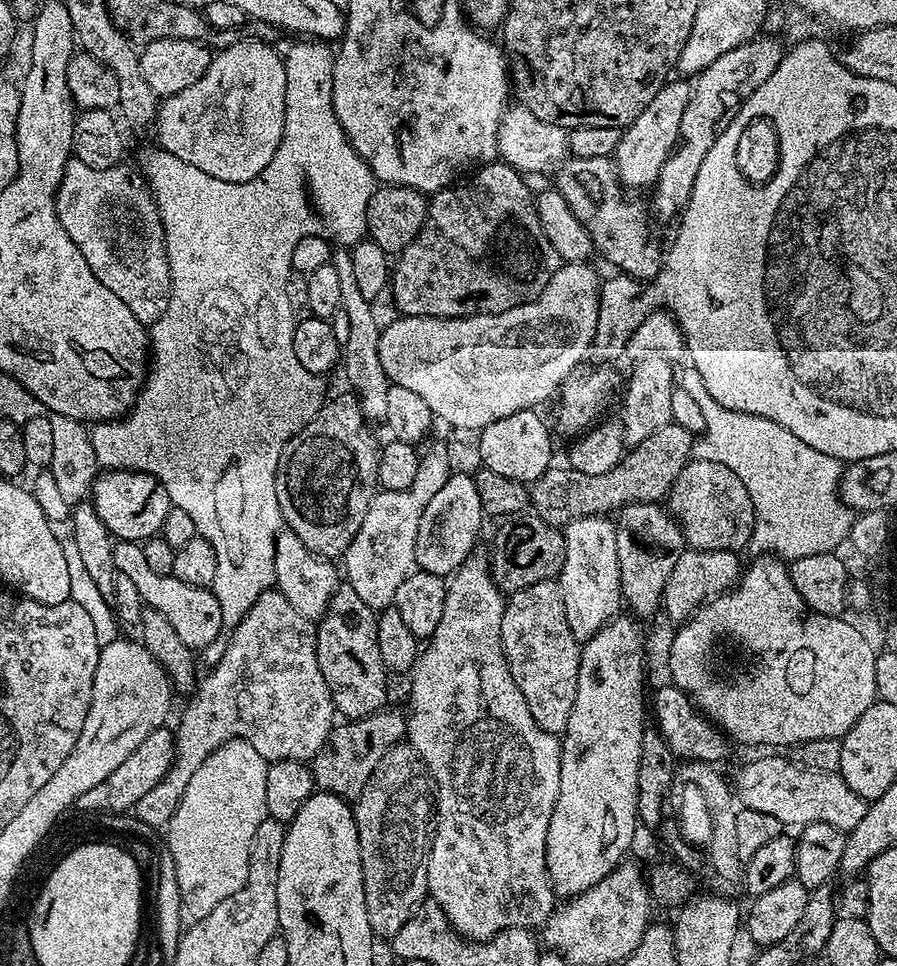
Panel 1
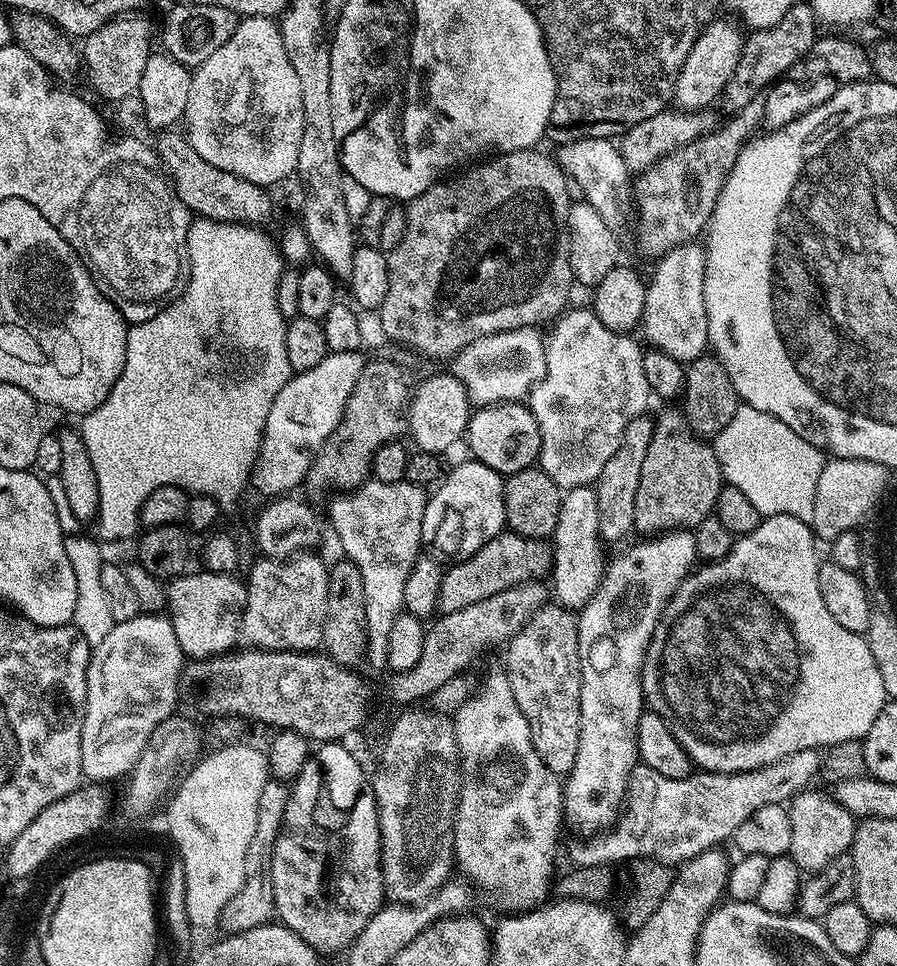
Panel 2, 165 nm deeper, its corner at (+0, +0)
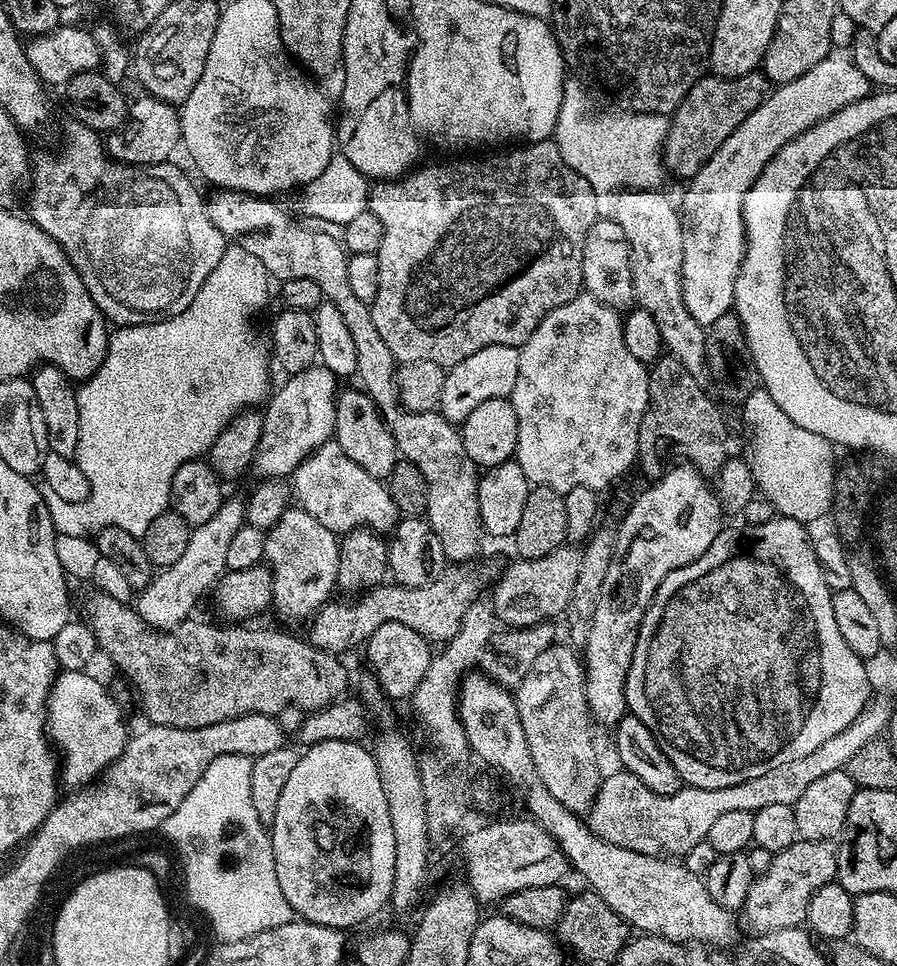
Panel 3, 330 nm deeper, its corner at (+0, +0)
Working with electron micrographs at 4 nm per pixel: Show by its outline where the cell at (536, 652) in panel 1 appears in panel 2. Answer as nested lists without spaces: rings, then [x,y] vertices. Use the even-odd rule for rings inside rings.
[[[545,602],[544,605],[542,605],[537,612],[533,613],[532,617],[513,634],[511,640],[507,641],[506,644],[506,649],[508,648],[508,665],[506,665],[508,681],[514,690],[514,698],[522,710],[526,722],[530,726],[530,738],[534,742],[534,750],[538,750],[542,762],[546,762],[546,766],[550,766],[550,770],[557,774],[567,774],[567,772],[572,769],[574,754],[578,750],[578,734],[580,733],[580,647],[578,646],[576,621],[577,617],[573,615],[569,609],[556,602]]]

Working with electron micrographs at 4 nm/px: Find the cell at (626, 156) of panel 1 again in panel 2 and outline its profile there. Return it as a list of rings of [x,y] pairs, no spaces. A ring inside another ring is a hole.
[[[713,19],[712,23],[701,32],[694,42],[690,54],[686,54],[686,62],[676,79],[675,103],[680,103],[681,109],[689,112],[699,112],[707,109],[721,97],[724,86],[734,74],[736,63],[744,49],[745,33],[739,27],[735,28],[728,20]]]

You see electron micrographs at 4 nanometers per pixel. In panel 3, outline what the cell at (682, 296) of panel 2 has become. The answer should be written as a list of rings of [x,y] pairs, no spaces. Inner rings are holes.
[[[830,54],[818,62],[814,70],[806,70],[802,78],[773,87],[764,101],[742,122],[742,126],[738,126],[738,130],[734,130],[734,134],[730,134],[730,138],[726,138],[726,142],[722,142],[722,146],[718,146],[715,154],[701,166],[698,174],[687,181],[684,201],[678,204],[682,222],[682,298],[694,322],[707,326],[722,318],[722,314],[733,311],[734,282],[744,261],[744,199],[764,167],[778,150],[782,150],[782,146],[798,138],[806,129],[813,128],[818,121],[830,118],[856,100],[866,98],[873,88],[866,74],[854,66],[851,58],[844,54]]]

